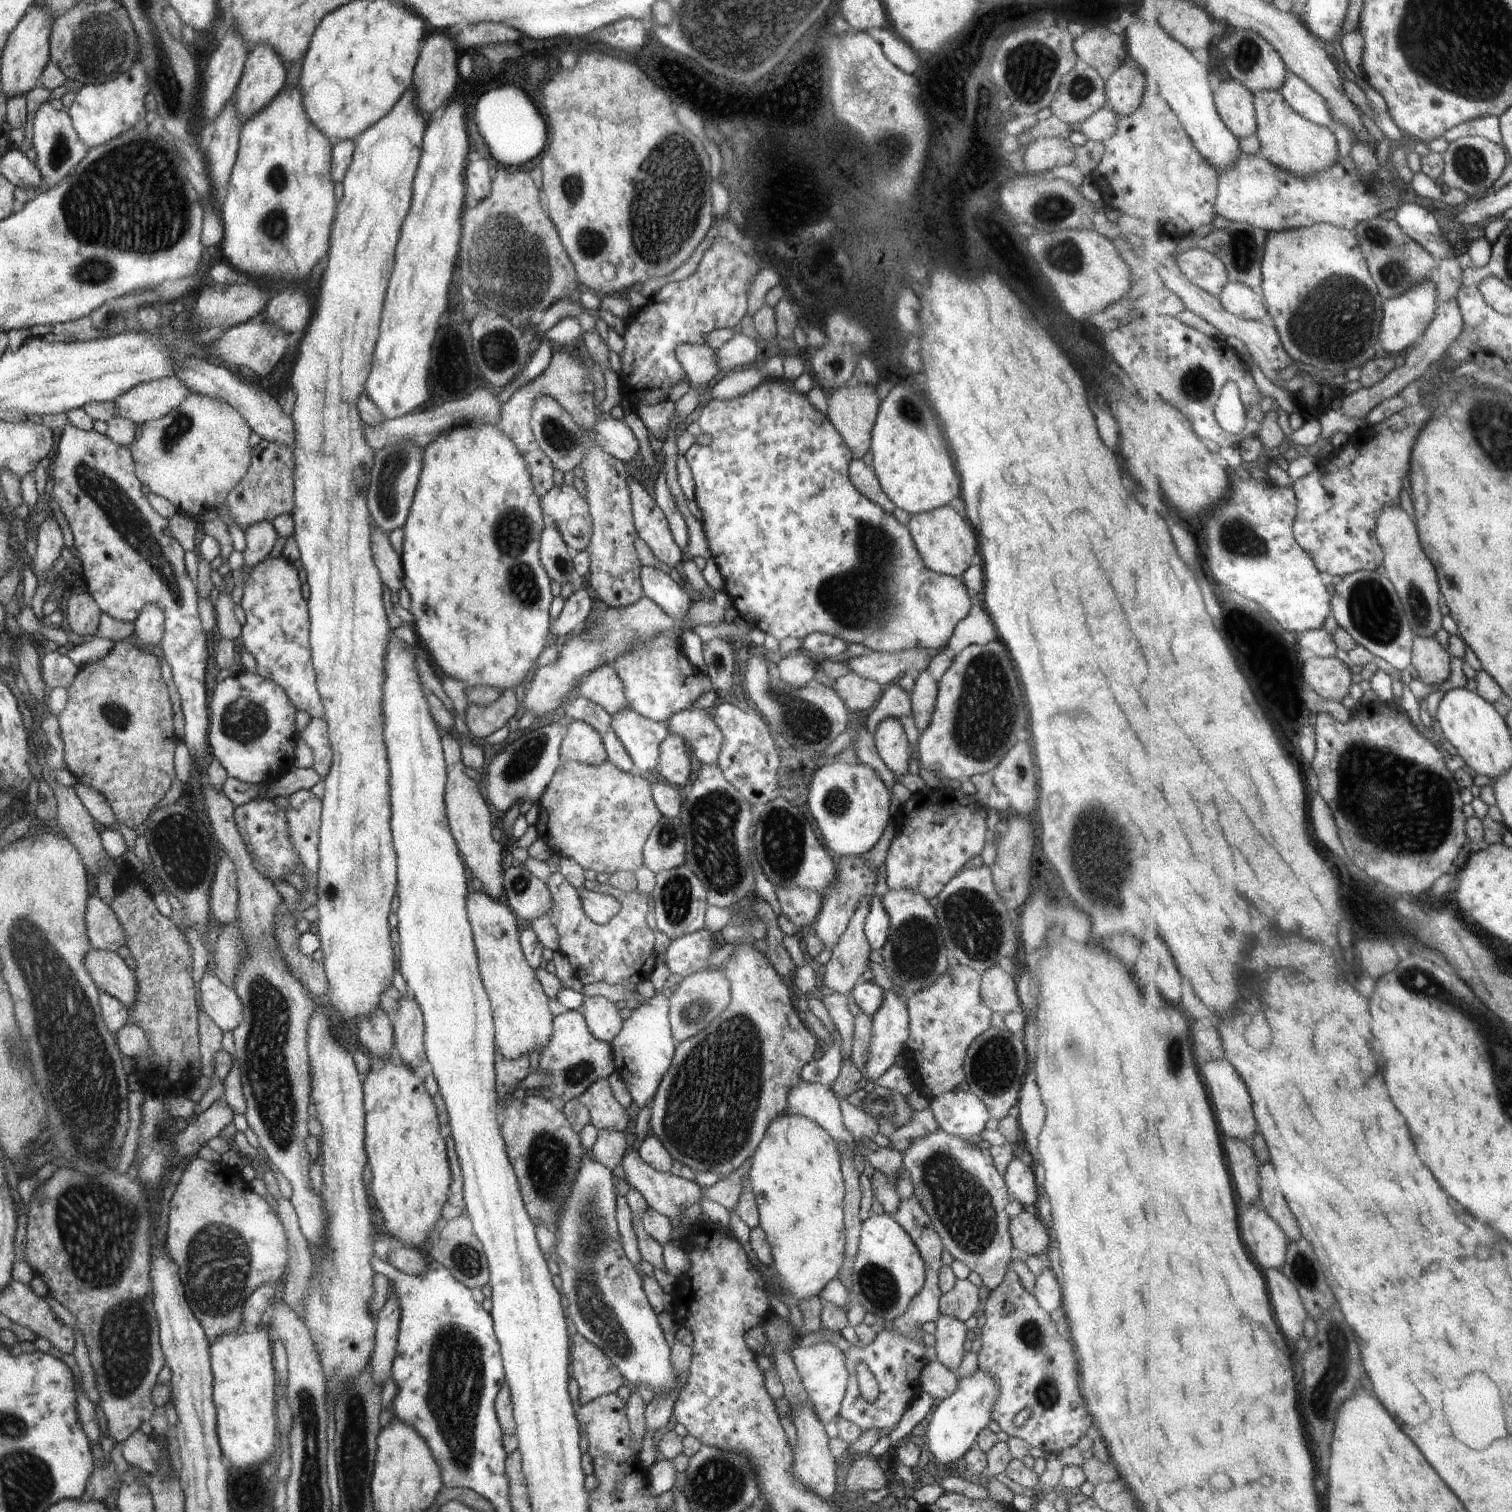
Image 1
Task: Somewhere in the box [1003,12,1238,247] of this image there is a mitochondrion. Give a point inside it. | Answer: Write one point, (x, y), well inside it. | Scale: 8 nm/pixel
(1032, 84)

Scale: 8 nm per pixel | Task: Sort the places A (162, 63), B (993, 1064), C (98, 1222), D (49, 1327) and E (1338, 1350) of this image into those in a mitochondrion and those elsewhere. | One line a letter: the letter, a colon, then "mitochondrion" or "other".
A: mitochondrion
B: mitochondrion
C: mitochondrion
D: other
E: mitochondrion

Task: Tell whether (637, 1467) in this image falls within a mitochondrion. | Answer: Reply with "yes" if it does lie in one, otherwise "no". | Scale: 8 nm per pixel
no

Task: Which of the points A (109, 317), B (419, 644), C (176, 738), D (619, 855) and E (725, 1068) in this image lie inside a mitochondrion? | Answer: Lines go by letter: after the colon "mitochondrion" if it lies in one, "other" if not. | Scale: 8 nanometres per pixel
A: mitochondrion
B: other
C: other
D: other
E: mitochondrion

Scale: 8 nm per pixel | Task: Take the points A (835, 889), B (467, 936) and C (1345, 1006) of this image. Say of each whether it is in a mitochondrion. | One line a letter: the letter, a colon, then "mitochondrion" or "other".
A: other
B: other
C: other

